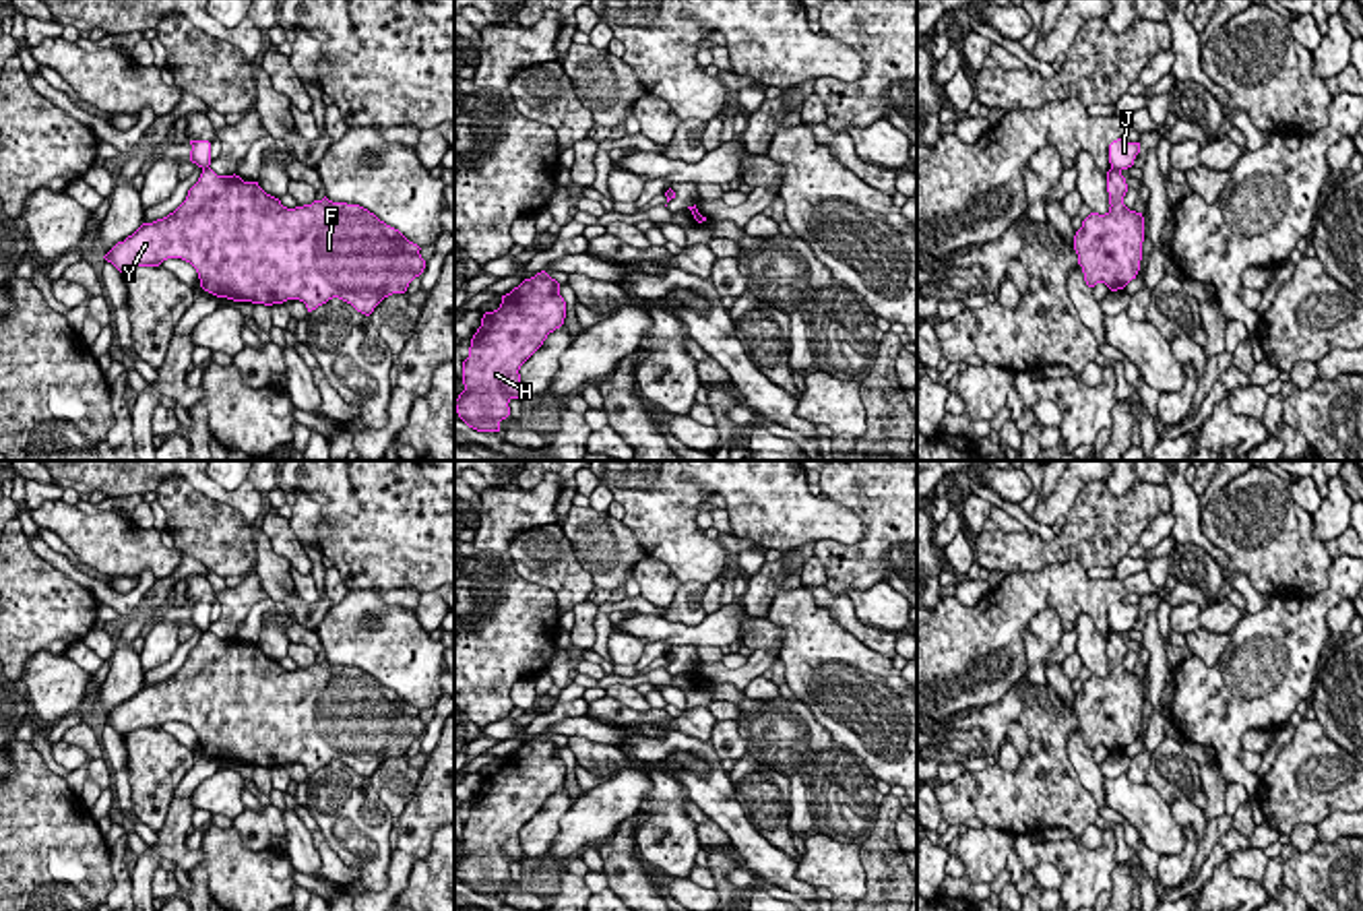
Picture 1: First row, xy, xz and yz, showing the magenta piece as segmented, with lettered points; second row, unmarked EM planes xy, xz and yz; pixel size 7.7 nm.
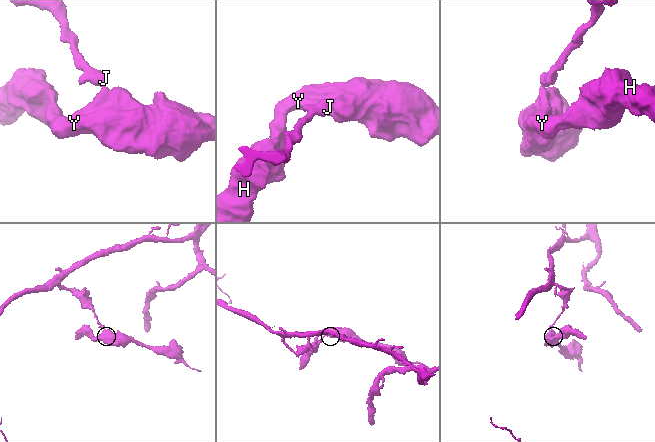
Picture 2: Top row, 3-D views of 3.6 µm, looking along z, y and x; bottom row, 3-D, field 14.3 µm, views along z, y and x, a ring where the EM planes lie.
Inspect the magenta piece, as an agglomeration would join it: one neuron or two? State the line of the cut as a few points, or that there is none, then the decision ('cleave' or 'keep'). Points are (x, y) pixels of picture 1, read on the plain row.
cut in yz along (1112, 631), (1120, 635); cleave

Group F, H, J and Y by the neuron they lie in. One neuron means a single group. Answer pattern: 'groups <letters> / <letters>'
groups F H Y / J

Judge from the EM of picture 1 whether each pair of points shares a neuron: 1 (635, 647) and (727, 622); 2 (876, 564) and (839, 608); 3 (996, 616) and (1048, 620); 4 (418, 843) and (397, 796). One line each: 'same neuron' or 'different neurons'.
1: different neurons
2: different neurons
3: different neurons
4: different neurons

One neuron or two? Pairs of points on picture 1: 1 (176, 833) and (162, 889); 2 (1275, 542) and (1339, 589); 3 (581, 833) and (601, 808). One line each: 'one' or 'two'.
1: two
2: two
3: one

